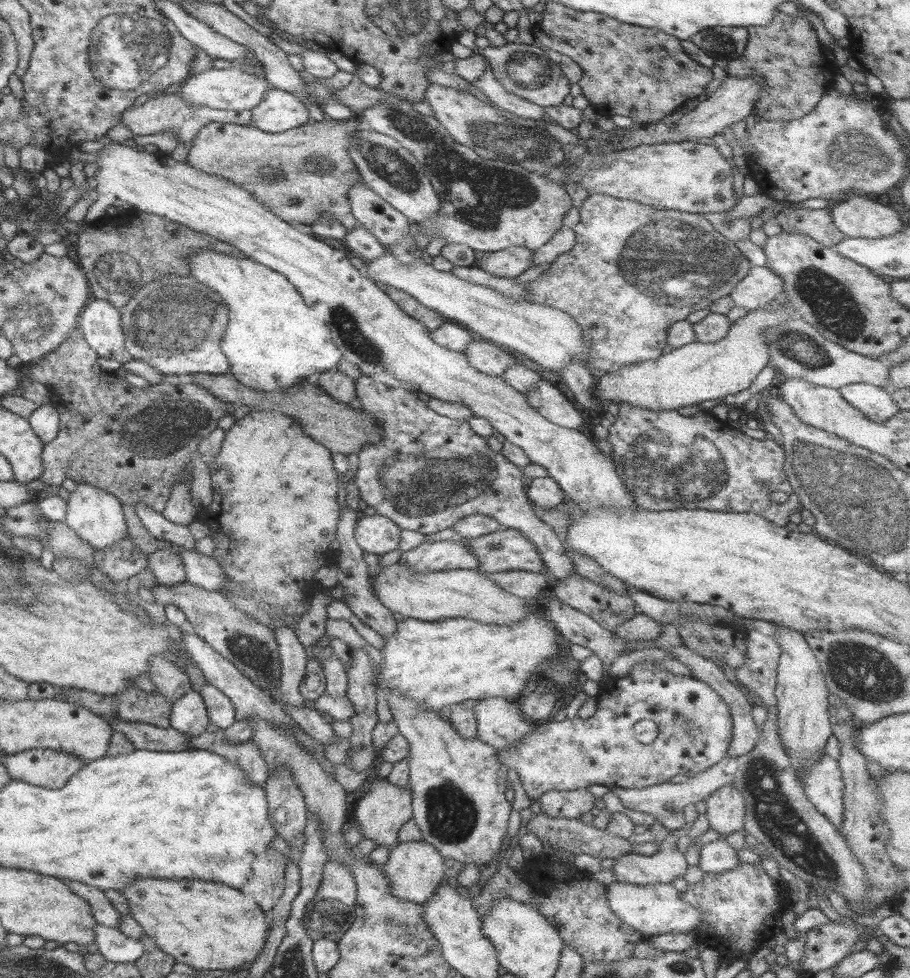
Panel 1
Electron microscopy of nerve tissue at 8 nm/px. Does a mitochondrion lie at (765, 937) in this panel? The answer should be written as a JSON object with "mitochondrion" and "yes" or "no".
{"mitochondrion":"no"}

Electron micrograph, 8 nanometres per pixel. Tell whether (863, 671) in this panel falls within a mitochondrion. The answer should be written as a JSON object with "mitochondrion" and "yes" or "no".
{"mitochondrion":"yes"}

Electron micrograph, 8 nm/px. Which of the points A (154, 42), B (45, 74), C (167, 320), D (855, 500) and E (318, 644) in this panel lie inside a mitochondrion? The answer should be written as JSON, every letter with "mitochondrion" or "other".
{"A":"mitochondrion","B":"other","C":"mitochondrion","D":"mitochondrion","E":"other"}

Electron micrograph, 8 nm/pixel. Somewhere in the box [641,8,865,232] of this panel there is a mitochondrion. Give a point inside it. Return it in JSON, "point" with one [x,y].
{"point":[723,46]}

